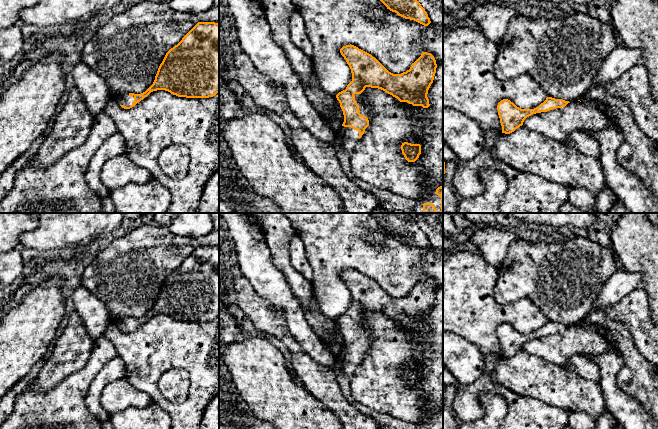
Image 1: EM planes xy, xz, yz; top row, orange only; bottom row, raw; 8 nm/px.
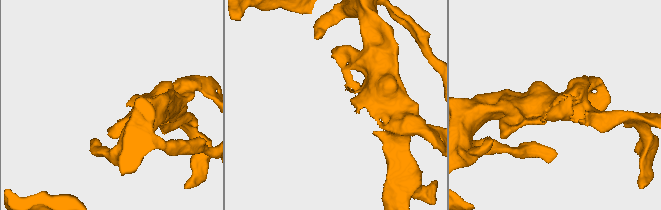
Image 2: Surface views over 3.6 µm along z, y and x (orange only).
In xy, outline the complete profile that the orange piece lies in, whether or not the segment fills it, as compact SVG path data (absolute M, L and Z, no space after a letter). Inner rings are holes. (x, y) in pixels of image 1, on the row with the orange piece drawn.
M198 22L171 48L160 64L153 84L143 93L123 92L114 97L124 109L134 107L151 92L165 90L178 97L209 98L219 93L219 24Z

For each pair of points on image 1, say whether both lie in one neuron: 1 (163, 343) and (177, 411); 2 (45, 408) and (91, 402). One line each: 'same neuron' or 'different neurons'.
1: same neuron
2: different neurons

